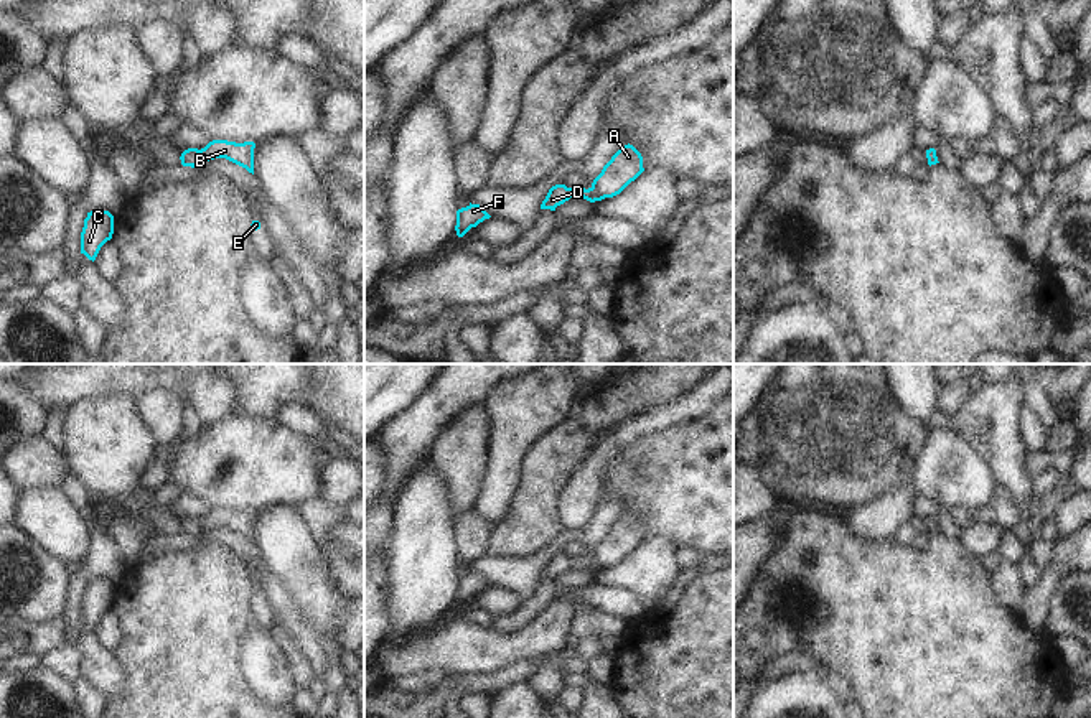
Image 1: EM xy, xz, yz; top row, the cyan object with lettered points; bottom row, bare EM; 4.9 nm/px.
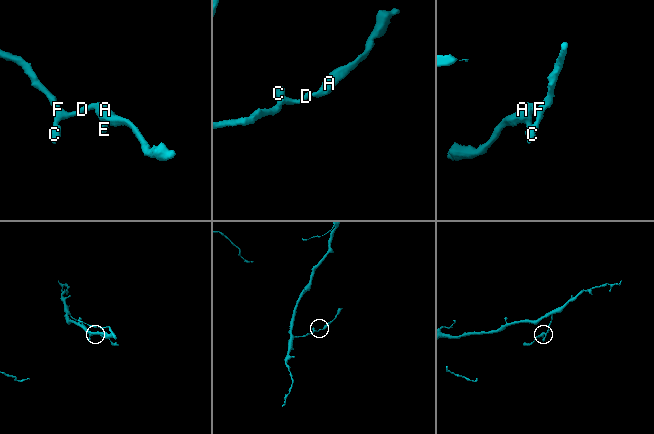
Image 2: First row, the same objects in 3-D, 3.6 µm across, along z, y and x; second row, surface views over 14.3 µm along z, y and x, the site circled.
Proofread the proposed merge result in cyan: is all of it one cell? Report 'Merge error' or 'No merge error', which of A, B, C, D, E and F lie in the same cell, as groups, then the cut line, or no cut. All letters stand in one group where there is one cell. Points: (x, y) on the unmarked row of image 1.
No merge error. Groups: A B C D E F. No split.

